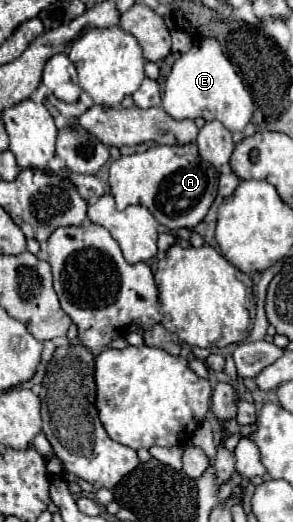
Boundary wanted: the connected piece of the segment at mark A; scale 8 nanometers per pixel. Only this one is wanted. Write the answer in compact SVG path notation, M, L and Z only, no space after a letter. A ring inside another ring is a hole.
M196 144L186 146L154 146L146 152L120 156L110 166L110 188L116 198L116 208L124 210L128 204L140 204L170 230L200 224L212 206L218 190L218 172L210 162L202 160Z

